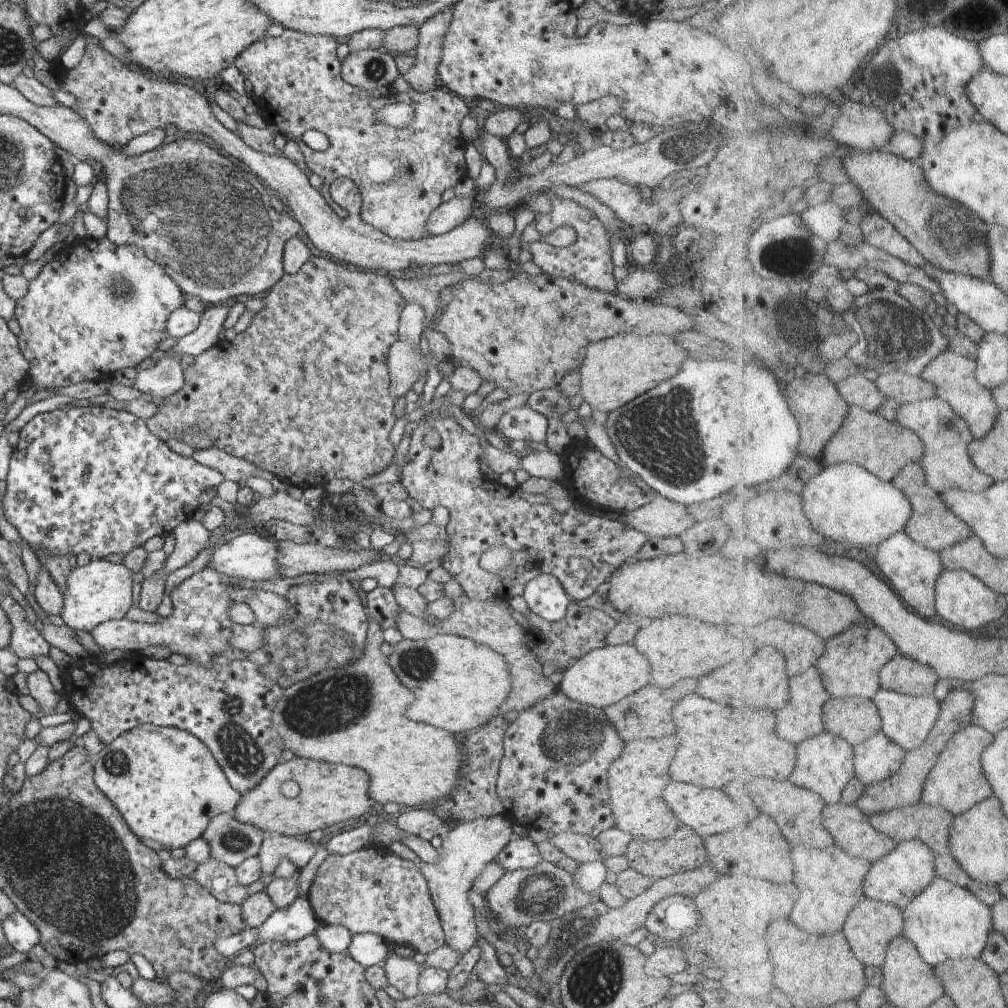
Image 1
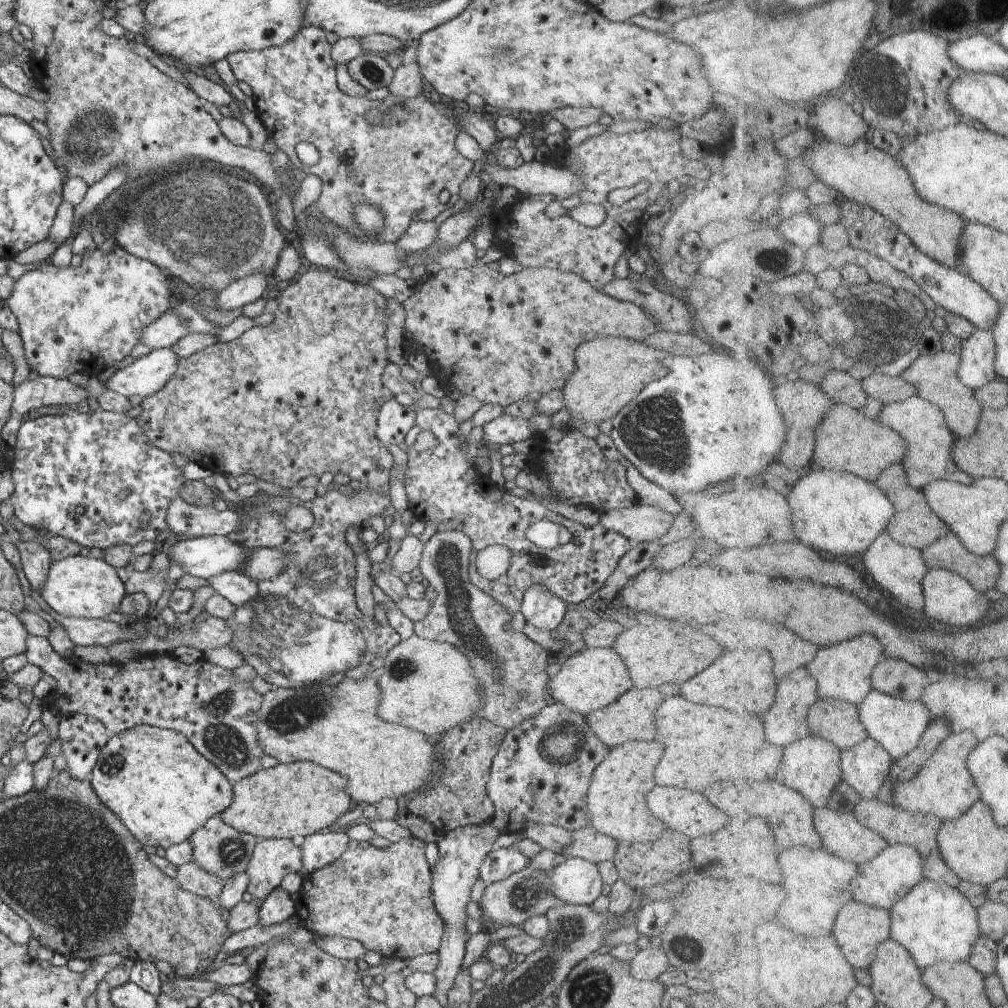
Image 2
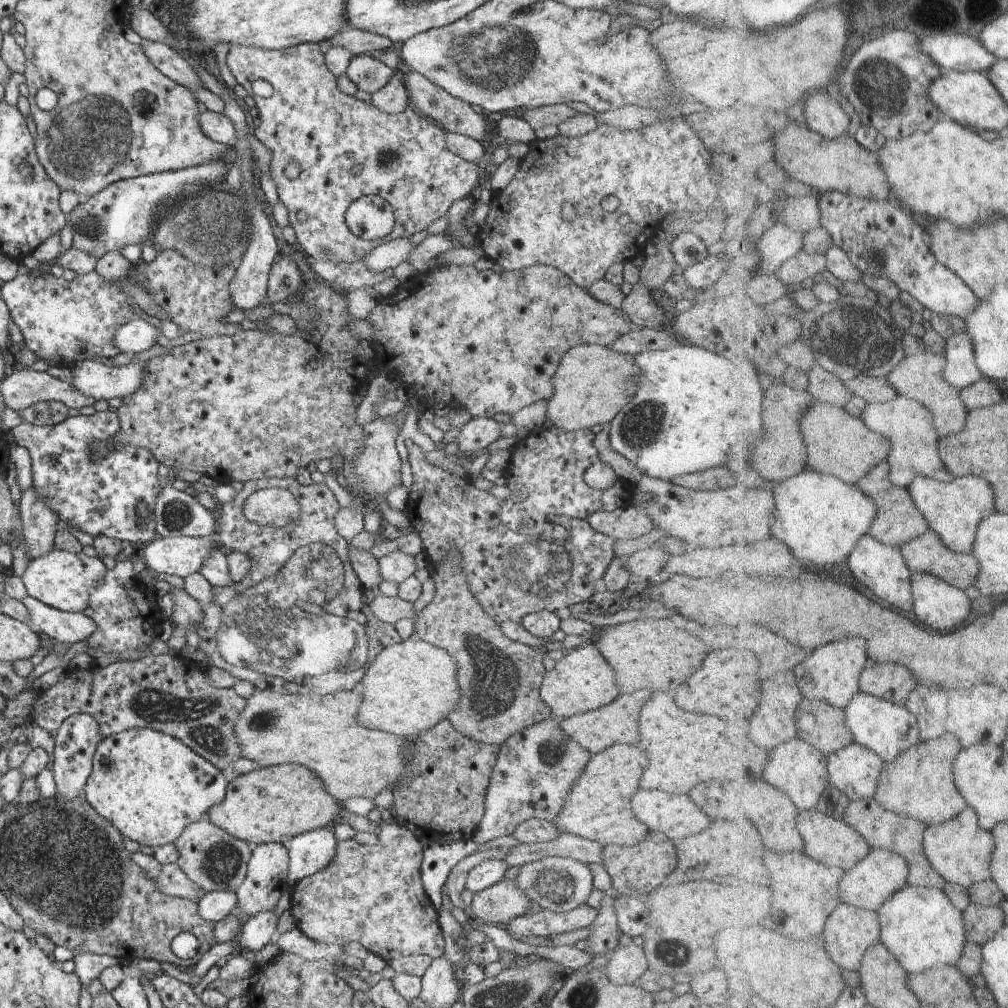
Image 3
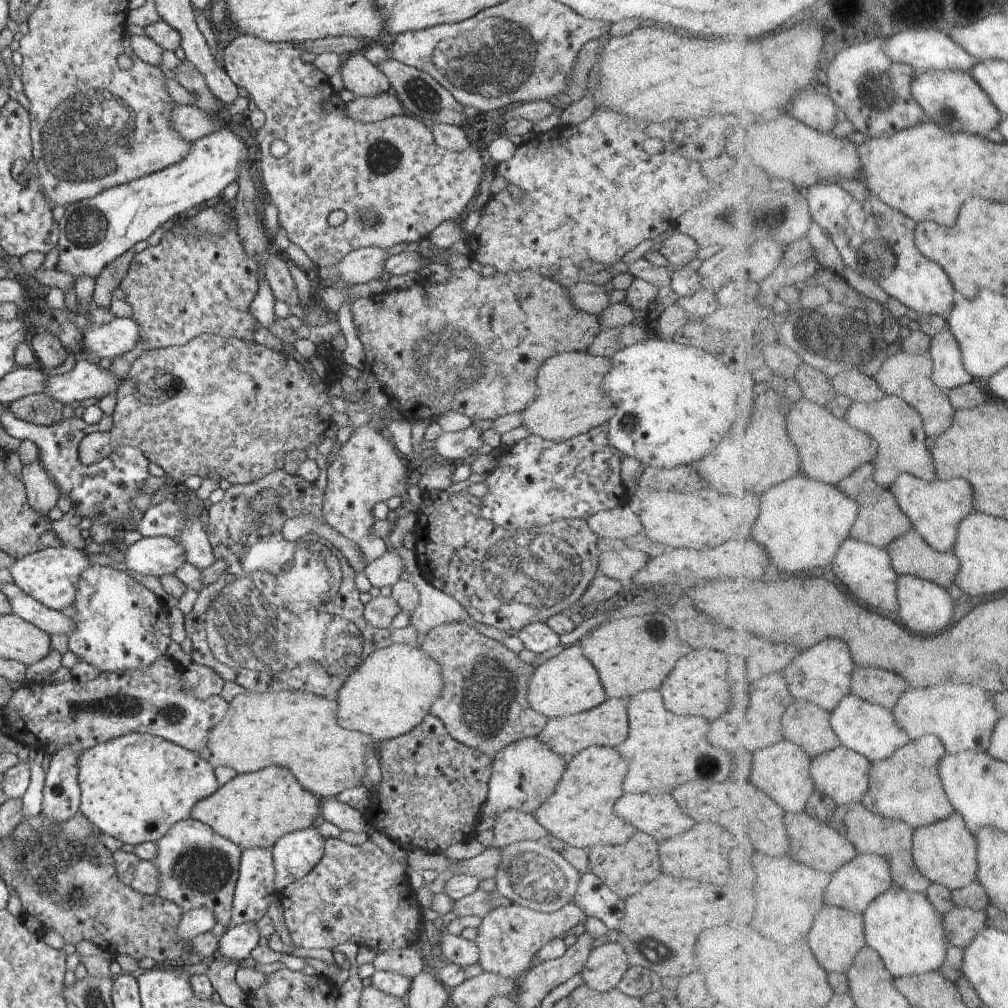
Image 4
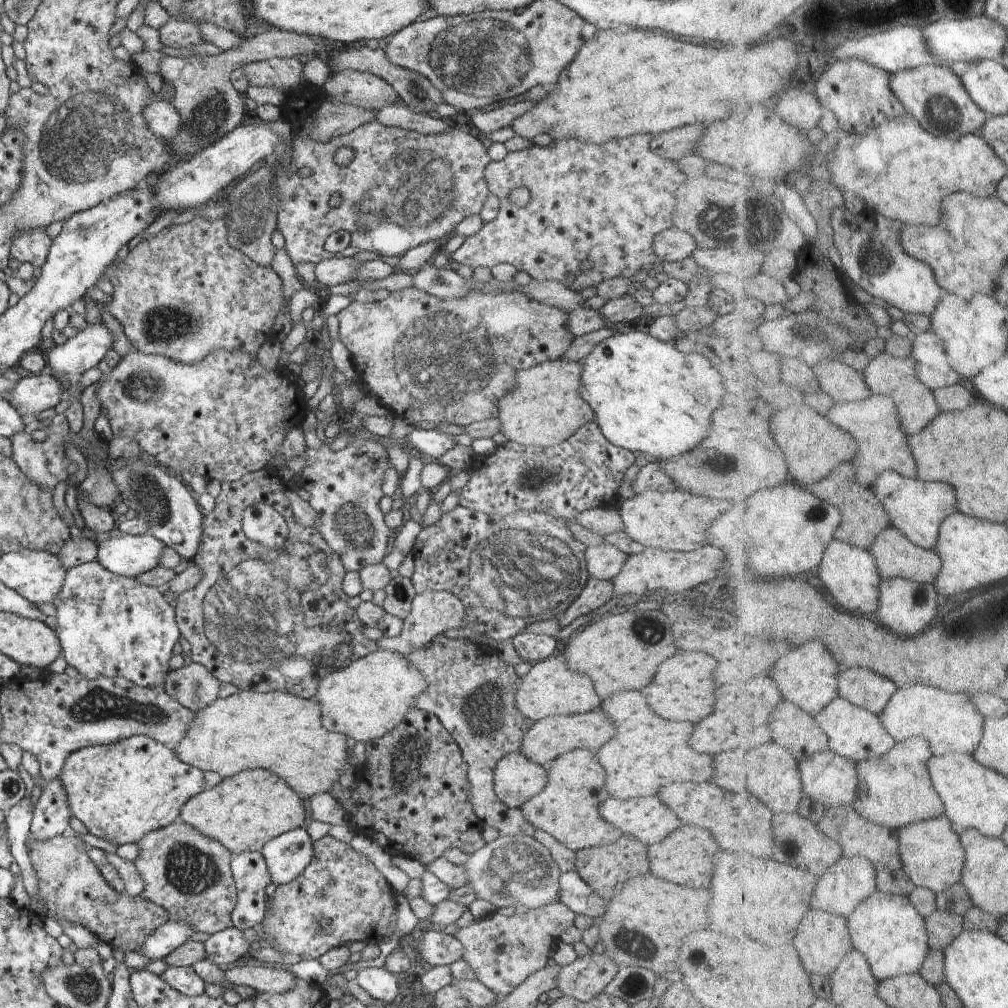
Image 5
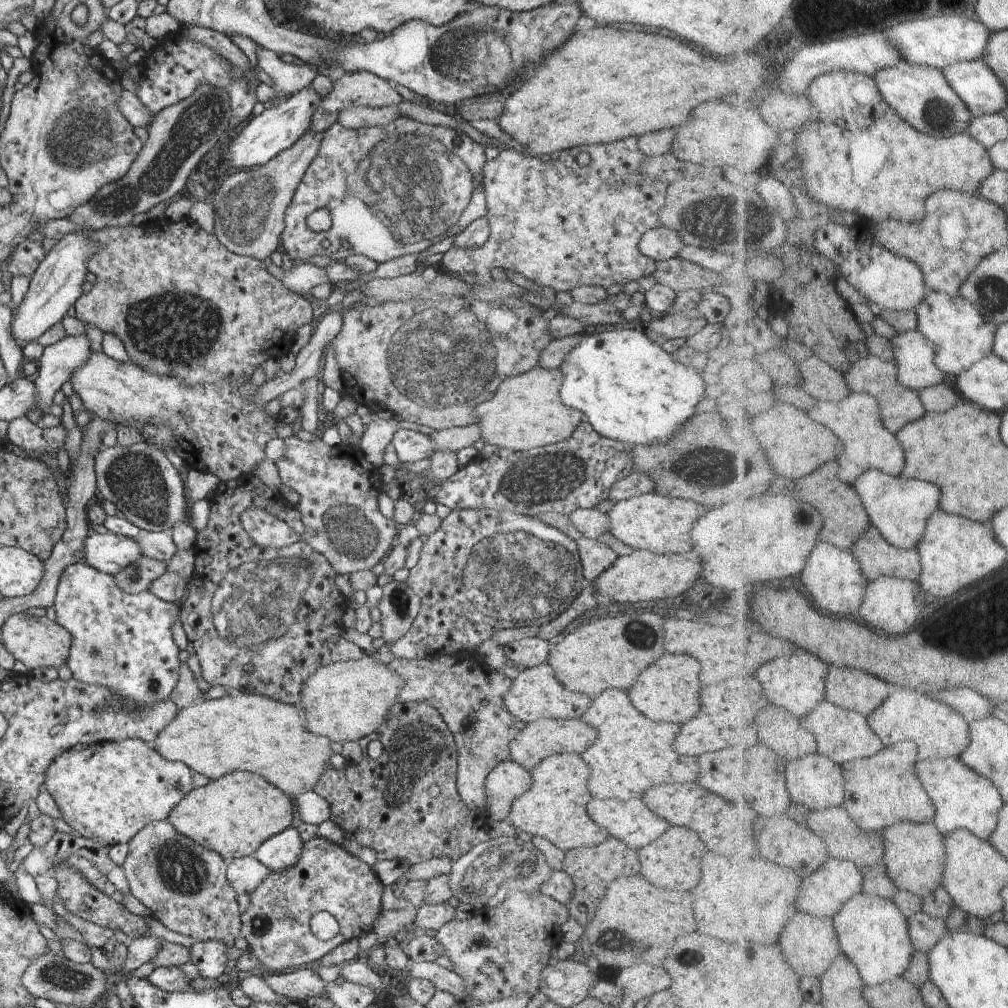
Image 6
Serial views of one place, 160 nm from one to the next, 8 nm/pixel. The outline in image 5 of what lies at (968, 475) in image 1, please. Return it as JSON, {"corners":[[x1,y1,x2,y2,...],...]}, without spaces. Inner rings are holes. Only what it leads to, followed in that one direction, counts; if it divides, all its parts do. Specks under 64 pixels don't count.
{"corners":[[878,394,878,396,864,400,864,402,844,402,844,404,836,404,832,408,830,420,840,424,842,428,854,432,854,436,858,436,858,440,862,444,862,454,858,458,858,464,860,464,858,478,862,480,862,484,874,488,874,482,878,482,878,478,886,470,898,470,898,472,912,476,912,478,920,476,918,458,912,450,910,436,904,430,902,416,897,400,890,395]]}

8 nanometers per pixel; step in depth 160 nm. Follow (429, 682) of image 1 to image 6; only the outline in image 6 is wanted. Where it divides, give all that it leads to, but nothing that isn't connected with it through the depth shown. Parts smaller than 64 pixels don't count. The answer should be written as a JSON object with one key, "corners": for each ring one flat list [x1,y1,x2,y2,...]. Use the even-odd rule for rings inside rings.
{"corners":[[364,653,356,660,338,661,317,668,303,685,298,706,304,714,307,729,314,734,340,743,360,741,387,722,403,686,404,680,396,671]]}

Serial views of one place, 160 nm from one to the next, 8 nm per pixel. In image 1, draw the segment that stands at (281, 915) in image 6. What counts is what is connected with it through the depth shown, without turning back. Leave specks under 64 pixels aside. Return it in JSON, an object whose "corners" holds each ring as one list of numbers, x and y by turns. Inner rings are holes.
{"corners":[[372,844,347,855,329,854,317,870,308,898,320,923,345,926,352,935,376,933,392,946,405,944,424,954,445,944,445,932,419,866,381,844]]}

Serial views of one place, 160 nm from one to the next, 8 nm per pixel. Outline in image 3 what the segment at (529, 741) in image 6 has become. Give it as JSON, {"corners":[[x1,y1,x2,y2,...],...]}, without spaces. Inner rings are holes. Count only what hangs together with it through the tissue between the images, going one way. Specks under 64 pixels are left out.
{"corners":[[638,690,634,694,622,694,612,704,608,704,604,708,563,719,561,727,571,739,578,740,582,744,582,748,592,752,592,754,612,746,614,742,618,742,618,744,636,744,640,740,640,734,638,734,640,710,642,710,644,702,650,696,652,696,650,690]]}

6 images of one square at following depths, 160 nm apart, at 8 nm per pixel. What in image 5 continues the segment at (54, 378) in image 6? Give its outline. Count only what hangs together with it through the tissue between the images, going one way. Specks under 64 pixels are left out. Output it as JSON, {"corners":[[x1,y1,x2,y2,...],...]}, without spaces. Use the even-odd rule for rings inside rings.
{"corners":[[88,323,74,338,57,340,57,344,45,354,48,372,70,383,86,370,96,366,106,352,113,348,115,338,102,323]]}

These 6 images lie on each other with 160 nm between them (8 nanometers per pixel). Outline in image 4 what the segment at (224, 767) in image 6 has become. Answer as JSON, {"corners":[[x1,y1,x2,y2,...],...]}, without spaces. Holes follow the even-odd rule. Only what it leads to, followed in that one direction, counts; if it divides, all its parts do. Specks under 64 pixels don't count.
{"corners":[[246,691,229,702,226,714,210,731,207,747,196,751,196,754,214,768,227,766,236,770,238,774,259,771,274,765,286,767,294,773,302,788,314,793,321,800,335,798,342,790,362,784,366,772,364,756,368,750,373,750,376,755,379,745,369,734,342,728,337,721,338,709,335,700,327,700,317,693]]}

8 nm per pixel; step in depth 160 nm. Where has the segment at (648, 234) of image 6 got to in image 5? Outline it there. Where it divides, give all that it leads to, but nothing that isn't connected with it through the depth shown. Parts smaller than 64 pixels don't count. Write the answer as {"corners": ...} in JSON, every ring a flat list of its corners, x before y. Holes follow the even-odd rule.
{"corners":[[672,226,654,237,653,251,662,262,678,262,691,256,696,249,694,239,686,231]]}

